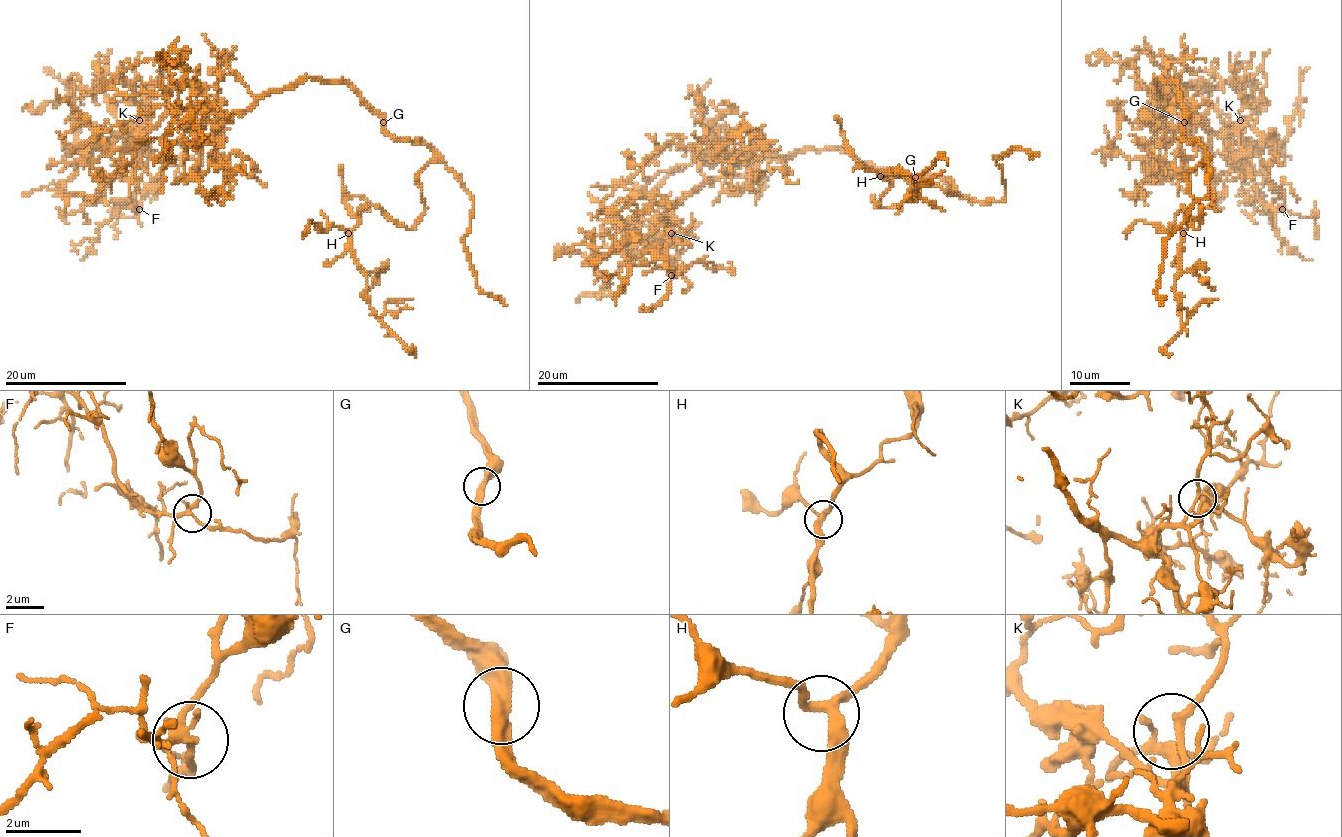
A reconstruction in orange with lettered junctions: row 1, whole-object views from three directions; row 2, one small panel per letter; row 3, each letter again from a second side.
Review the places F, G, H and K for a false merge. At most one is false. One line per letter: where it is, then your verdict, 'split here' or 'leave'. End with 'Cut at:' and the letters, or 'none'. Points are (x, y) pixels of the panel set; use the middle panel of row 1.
F: at (671, 275); leave
G: at (915, 177); leave
H: at (880, 176); leave
K: at (671, 233); leave
Cut at: none

